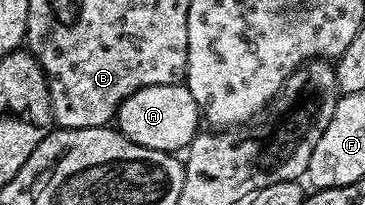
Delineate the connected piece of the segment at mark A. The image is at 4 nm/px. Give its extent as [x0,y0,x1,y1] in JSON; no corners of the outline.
[114,83,202,155]

